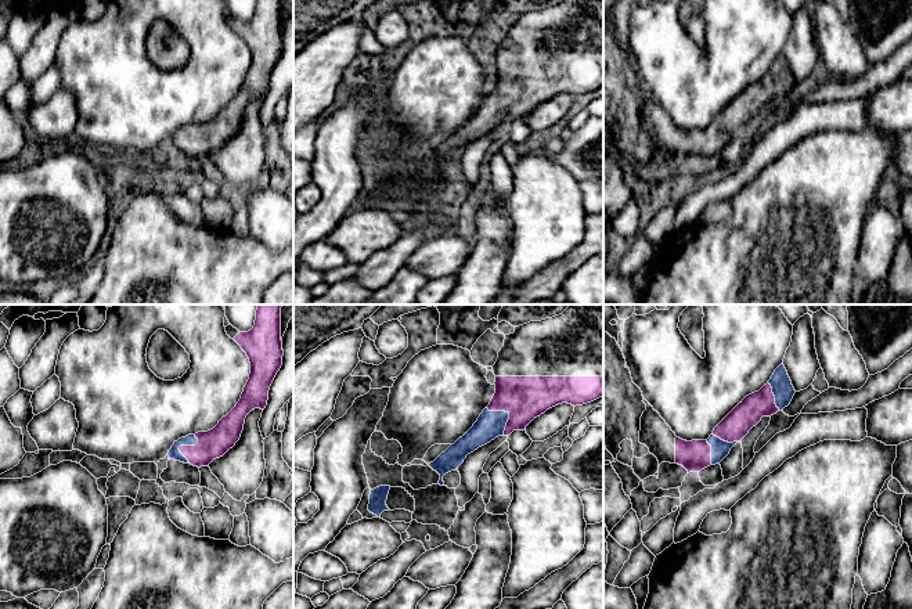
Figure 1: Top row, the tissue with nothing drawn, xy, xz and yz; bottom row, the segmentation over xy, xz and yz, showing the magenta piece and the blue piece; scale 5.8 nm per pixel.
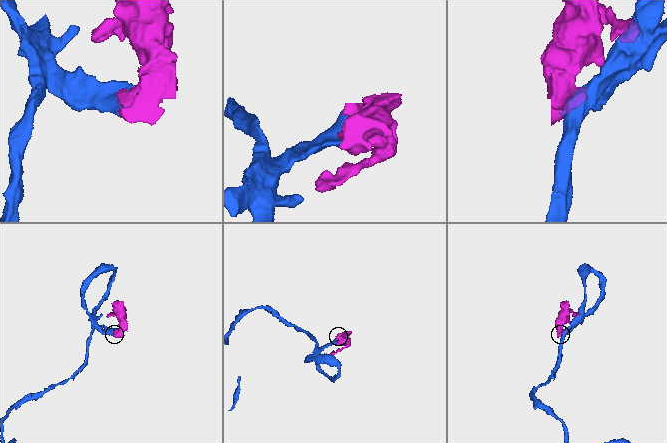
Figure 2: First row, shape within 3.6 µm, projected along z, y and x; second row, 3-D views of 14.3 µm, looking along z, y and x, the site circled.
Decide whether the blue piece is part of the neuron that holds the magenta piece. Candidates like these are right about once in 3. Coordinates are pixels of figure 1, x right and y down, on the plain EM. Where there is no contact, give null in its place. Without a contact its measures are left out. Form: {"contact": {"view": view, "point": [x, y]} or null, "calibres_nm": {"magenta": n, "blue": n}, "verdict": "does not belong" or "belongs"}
{"contact": {"view": "xz", "point": [509, 104]}, "calibres_nm": {"magenta": 260, "blue": 160}, "verdict": "belongs"}

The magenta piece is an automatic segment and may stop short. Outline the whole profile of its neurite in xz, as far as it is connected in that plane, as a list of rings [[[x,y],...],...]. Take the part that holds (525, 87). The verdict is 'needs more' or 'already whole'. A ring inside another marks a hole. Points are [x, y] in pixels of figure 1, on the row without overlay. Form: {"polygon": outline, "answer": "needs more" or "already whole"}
{"polygon": [[[565,0],[562,4],[541,11],[530,11],[515,17],[515,22],[505,25],[504,36],[493,55],[495,65],[495,83],[490,94],[483,100],[473,116],[428,154],[440,165],[437,174],[444,176],[443,166],[458,159],[468,144],[490,133],[498,126],[509,126],[513,120],[525,120],[526,116],[547,100],[567,93],[583,96],[603,86],[603,0]]], "answer": "needs more"}

